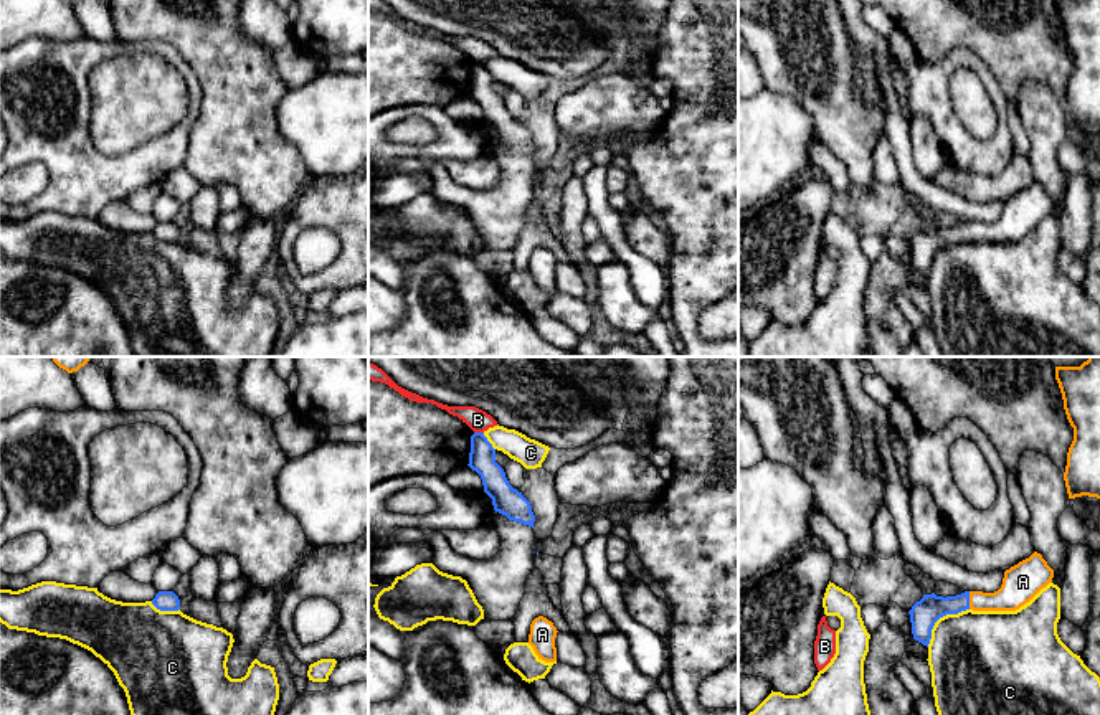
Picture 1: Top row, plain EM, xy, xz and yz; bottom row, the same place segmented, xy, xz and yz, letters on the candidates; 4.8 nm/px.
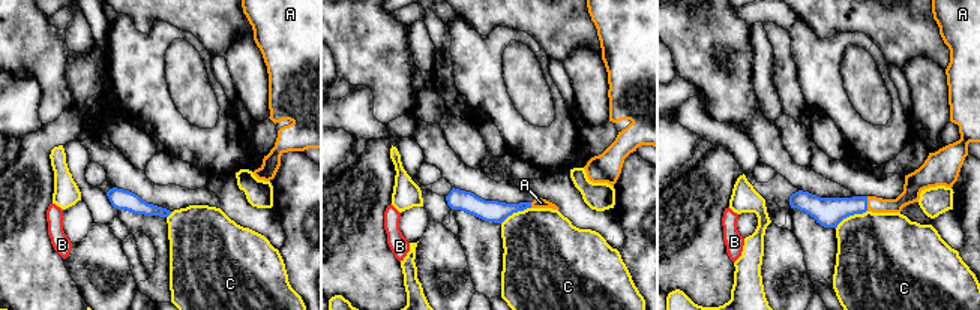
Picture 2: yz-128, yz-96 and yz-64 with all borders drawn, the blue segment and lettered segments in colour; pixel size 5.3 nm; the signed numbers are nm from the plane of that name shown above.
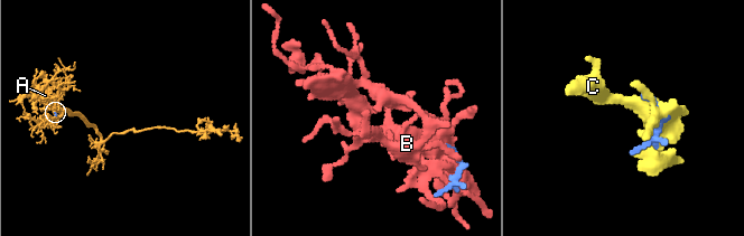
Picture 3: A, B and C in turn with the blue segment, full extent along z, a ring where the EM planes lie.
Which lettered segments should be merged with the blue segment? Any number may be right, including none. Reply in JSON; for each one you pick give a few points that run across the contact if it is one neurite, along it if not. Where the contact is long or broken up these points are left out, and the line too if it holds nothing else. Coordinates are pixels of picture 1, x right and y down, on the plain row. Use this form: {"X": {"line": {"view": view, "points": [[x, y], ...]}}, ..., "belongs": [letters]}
{"belongs": ["A"]}

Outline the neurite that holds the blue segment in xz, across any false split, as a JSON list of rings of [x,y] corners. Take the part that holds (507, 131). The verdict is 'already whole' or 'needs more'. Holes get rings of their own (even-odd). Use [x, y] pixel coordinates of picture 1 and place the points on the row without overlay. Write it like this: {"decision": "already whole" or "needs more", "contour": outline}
{"decision": "already whole", "contour": [[[484,63],[471,66],[467,96],[481,106],[484,122],[492,129],[495,142],[533,159],[535,145],[530,132],[509,114],[504,99],[495,92],[495,79]]]}

